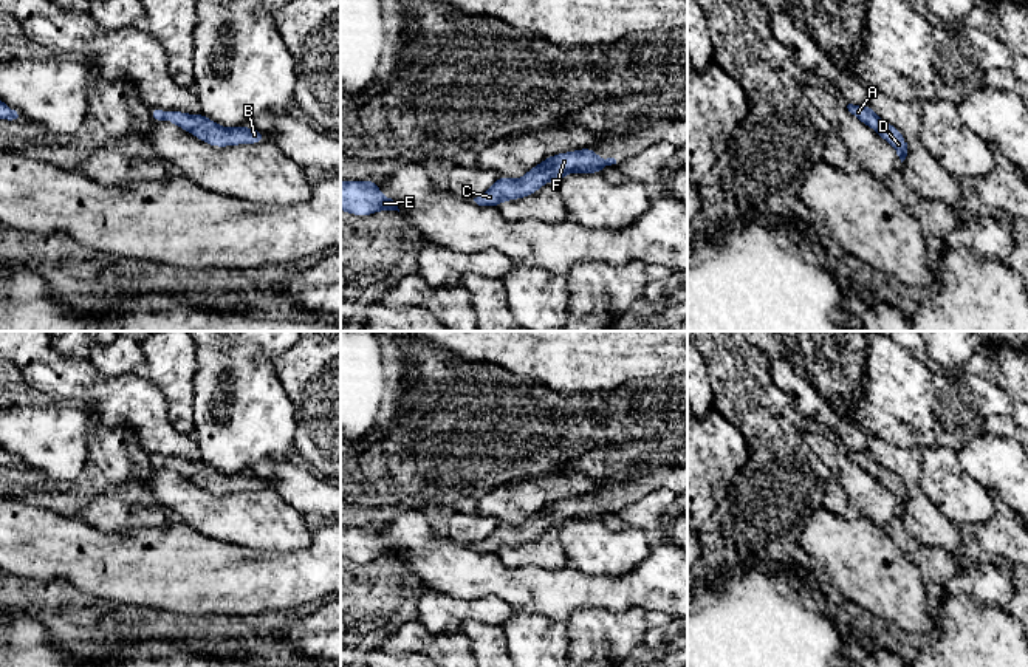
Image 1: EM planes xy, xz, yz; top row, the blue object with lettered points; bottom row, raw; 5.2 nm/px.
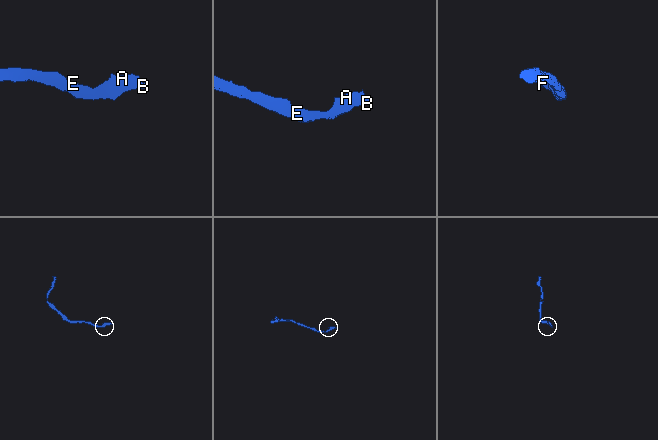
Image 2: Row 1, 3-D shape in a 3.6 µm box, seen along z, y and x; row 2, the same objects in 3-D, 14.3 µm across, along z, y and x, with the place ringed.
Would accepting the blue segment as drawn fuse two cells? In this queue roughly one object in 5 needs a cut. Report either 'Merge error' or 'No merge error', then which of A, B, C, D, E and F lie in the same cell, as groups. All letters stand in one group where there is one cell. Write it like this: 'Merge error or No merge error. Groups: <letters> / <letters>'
No merge error. Groups: A B C D E F

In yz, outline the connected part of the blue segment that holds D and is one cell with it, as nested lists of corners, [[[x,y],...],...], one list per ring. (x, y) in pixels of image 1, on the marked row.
[[[848,104],[847,108],[858,121],[873,128],[887,144],[890,144],[895,149],[896,155],[900,156],[901,162],[906,159],[907,142],[903,133],[896,127],[882,121],[870,108],[869,104],[859,104],[859,105]]]

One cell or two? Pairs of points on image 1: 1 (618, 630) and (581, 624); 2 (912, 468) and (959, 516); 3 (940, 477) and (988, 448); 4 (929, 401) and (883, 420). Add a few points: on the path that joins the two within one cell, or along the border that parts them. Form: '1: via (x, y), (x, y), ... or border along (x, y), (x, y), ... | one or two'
1: via (609, 630), (590, 630) | one
2: border along (921, 449), (921, 488), (938, 511) | two
3: border along (956, 452), (960, 465), (986, 489) | two
4: via (918, 406), (898, 406), (894, 409) | one

